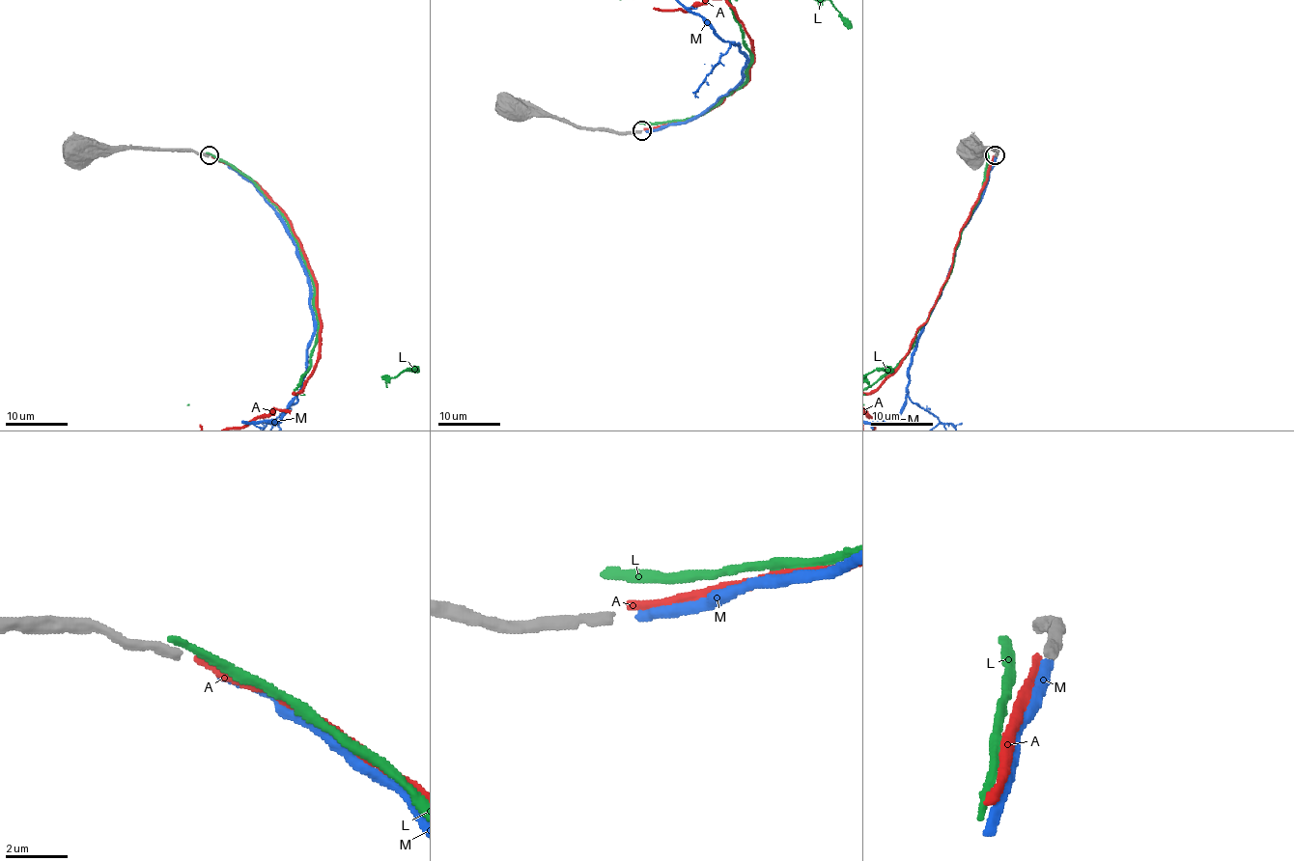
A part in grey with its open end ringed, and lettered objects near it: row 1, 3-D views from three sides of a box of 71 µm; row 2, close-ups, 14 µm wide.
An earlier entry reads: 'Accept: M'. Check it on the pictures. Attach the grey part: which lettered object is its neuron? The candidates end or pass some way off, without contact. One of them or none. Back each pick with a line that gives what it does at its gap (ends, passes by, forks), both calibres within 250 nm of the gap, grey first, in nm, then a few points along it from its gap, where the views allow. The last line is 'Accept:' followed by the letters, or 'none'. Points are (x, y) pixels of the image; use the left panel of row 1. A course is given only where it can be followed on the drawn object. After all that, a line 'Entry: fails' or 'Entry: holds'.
M: it ends | 320/340 nm
Accept: M
Entry: holds

